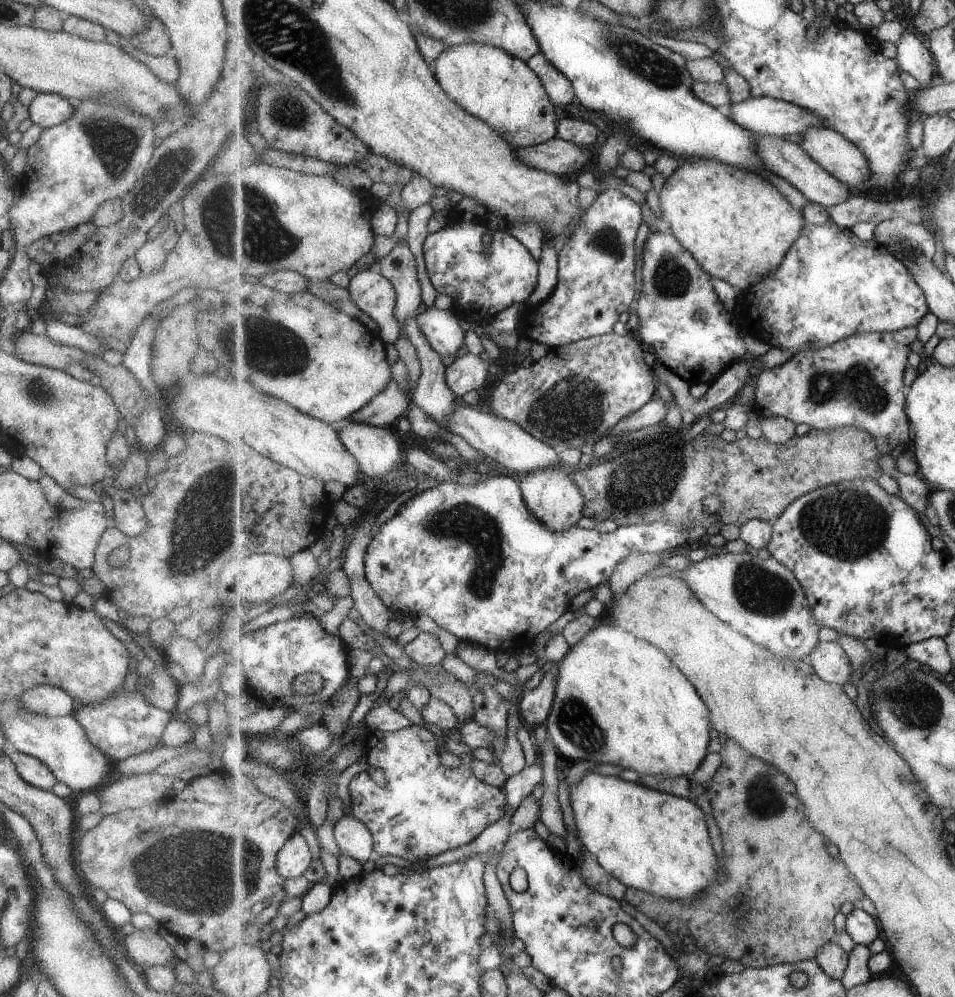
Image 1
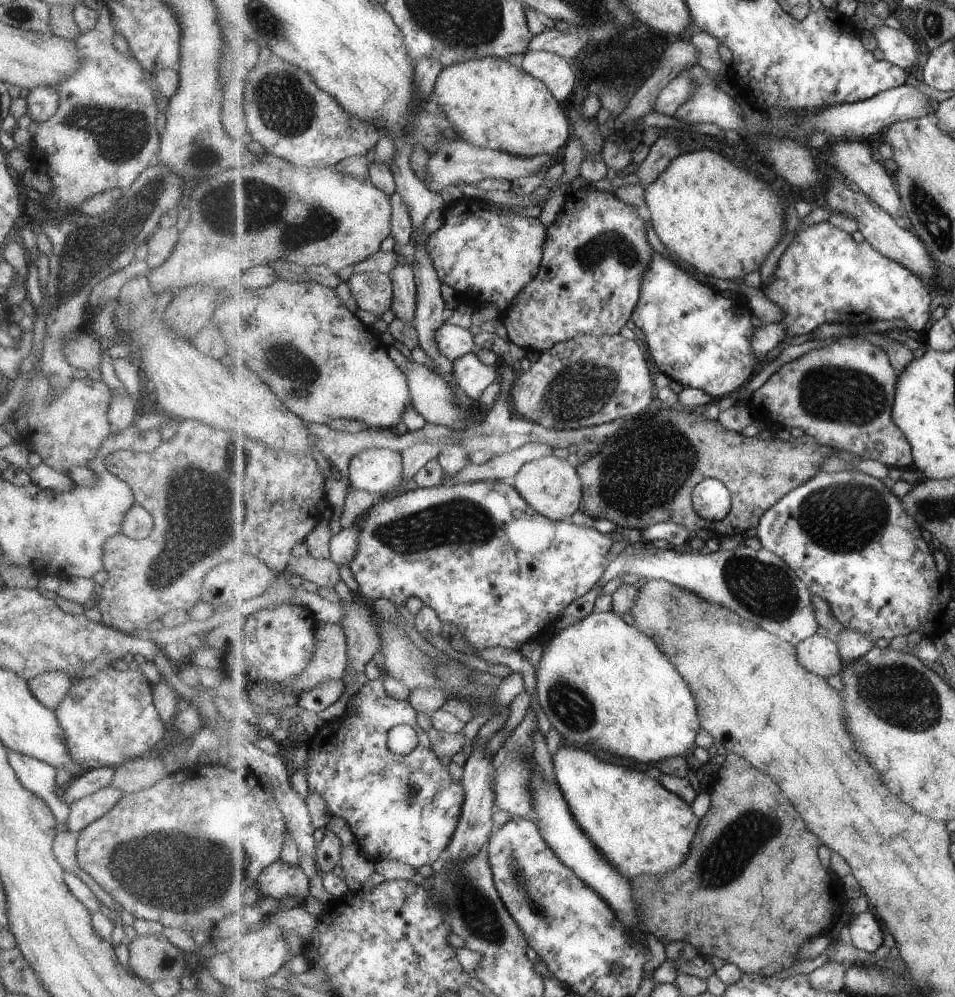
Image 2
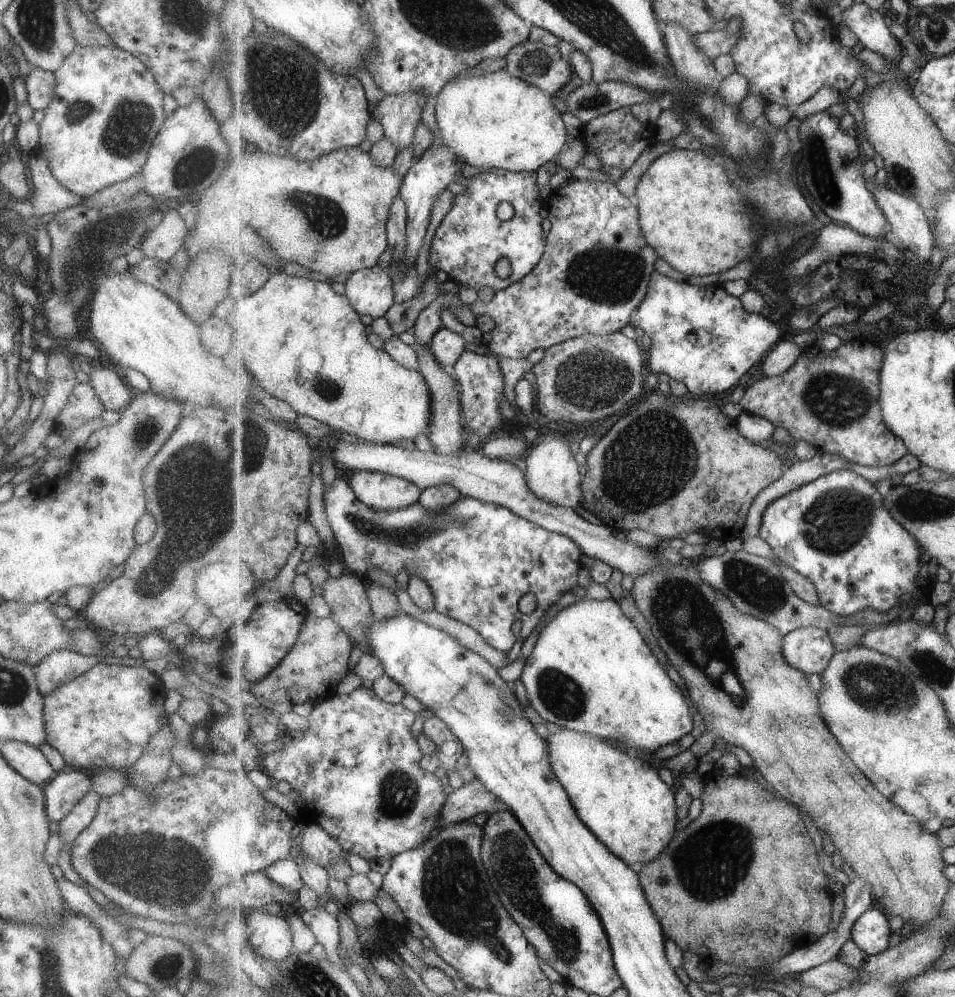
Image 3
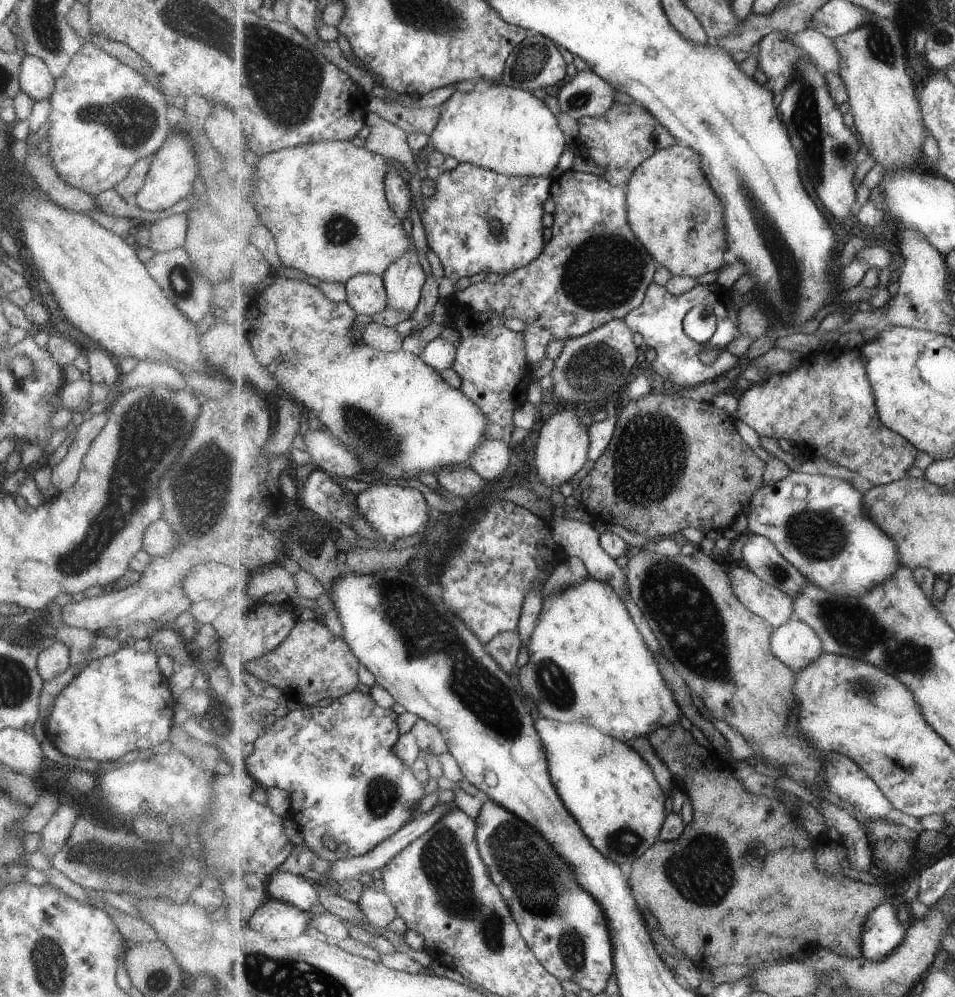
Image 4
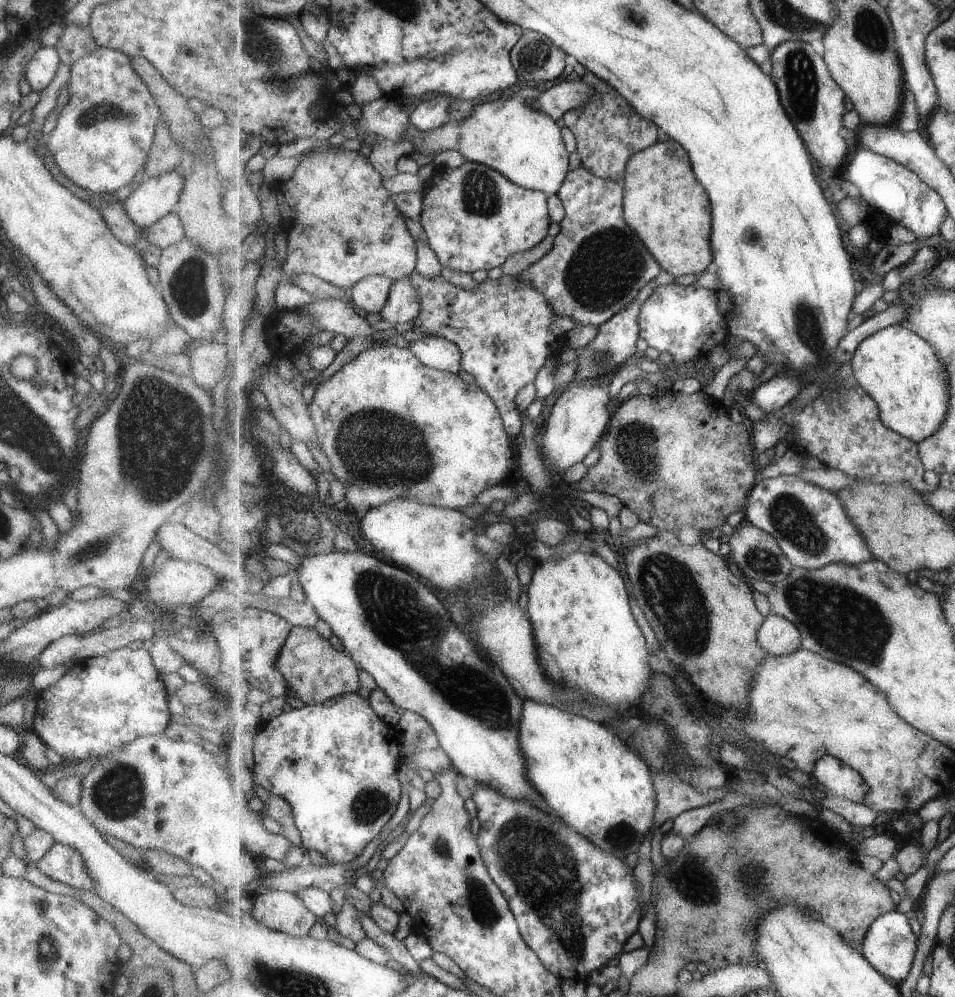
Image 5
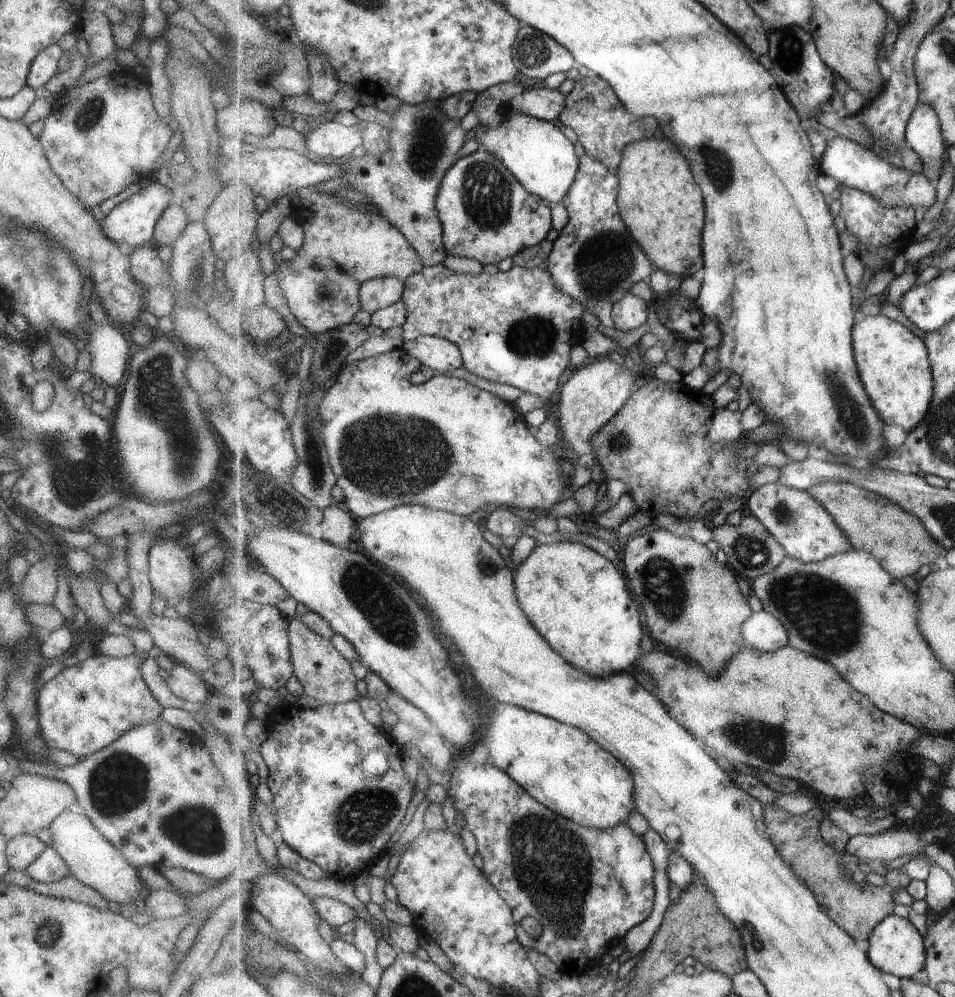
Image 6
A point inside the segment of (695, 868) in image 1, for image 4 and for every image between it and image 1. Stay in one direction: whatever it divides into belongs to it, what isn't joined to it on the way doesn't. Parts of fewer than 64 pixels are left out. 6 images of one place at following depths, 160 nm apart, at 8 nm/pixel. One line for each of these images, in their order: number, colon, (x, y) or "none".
2: (640, 827)
3: (622, 800)
4: (611, 791)

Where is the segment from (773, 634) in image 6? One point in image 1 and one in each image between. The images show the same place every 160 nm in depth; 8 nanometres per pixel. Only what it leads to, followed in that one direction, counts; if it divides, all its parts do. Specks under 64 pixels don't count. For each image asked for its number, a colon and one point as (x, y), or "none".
1: (829, 660)
2: (818, 655)
3: (809, 649)
4: (796, 644)
5: (778, 636)

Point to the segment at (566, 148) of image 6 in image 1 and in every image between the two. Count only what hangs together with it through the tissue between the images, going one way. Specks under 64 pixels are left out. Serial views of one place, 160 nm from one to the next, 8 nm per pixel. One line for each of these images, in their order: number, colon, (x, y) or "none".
1: (498, 88)
2: (492, 104)
3: (495, 120)
4: (507, 130)
5: (511, 135)

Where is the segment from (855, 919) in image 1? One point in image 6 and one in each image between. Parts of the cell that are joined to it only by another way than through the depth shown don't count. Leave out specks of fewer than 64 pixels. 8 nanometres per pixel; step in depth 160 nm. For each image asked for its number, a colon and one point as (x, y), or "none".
2: (865, 932)
3: (871, 932)
4: (883, 933)
5: (890, 945)
6: (895, 946)

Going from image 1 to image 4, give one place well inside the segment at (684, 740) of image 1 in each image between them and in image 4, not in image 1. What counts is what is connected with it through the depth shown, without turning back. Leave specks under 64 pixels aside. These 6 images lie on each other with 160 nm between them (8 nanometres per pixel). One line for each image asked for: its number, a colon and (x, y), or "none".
2: (601, 682)
3: (591, 670)
4: (589, 663)

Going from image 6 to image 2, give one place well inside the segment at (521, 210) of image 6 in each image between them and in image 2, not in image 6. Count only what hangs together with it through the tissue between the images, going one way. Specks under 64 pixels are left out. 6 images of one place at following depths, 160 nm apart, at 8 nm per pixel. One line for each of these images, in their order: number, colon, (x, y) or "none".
2: (488, 253)
3: (470, 240)
4: (458, 219)
5: (474, 217)

